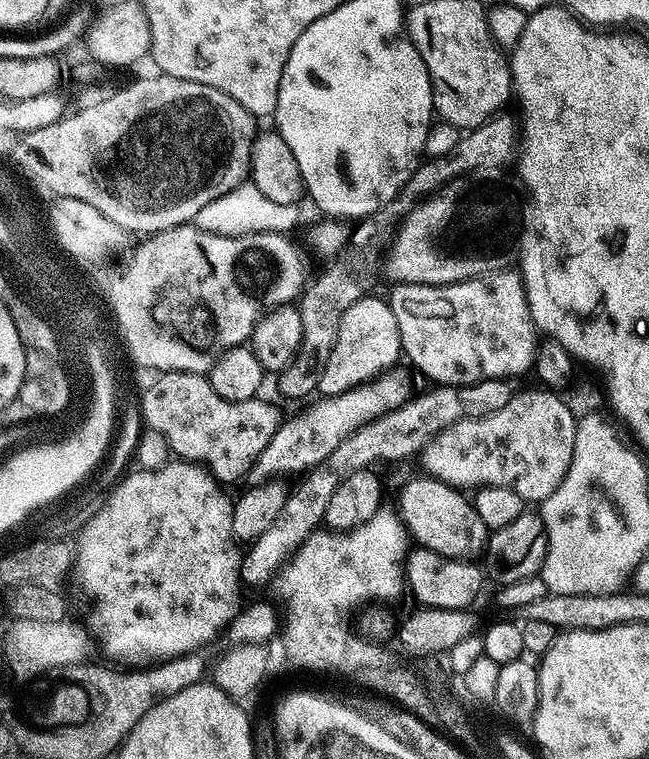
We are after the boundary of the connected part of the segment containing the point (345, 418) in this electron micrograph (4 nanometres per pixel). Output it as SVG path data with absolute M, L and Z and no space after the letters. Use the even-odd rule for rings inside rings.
M393 366L368 379L361 384L333 396L320 396L313 399L309 408L301 410L297 416L285 419L270 438L266 450L258 454L254 466L246 477L249 485L260 485L264 481L281 477L282 472L303 473L314 467L330 450L334 450L350 434L354 434L362 426L366 426L374 418L402 406L414 395L412 389L413 373L407 367Z

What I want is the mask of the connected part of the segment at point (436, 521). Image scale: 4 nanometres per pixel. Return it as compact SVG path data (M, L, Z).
M420 474L400 492L398 515L407 528L409 537L419 547L429 548L455 560L472 560L485 551L490 530L482 522L473 501L463 491L434 480L427 474Z

